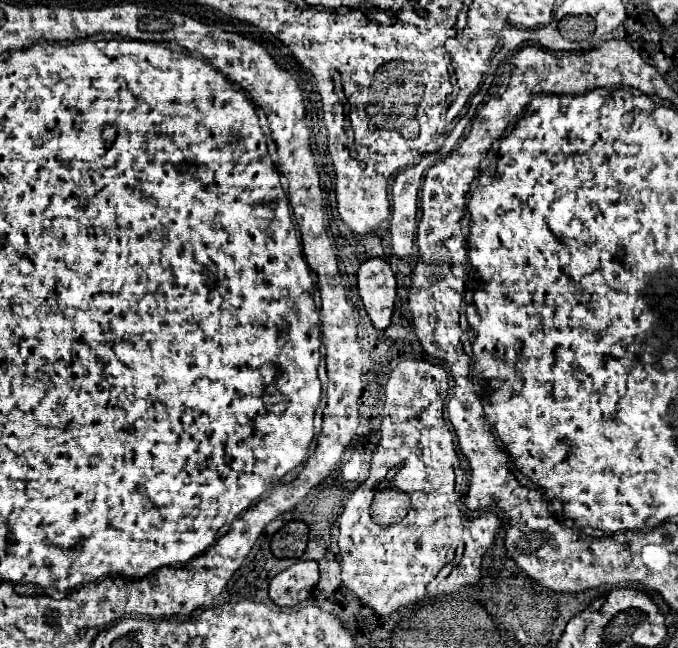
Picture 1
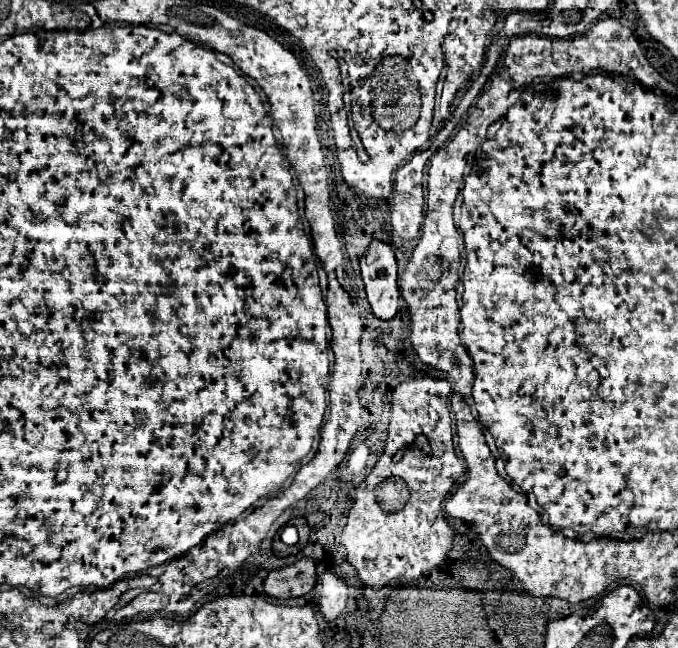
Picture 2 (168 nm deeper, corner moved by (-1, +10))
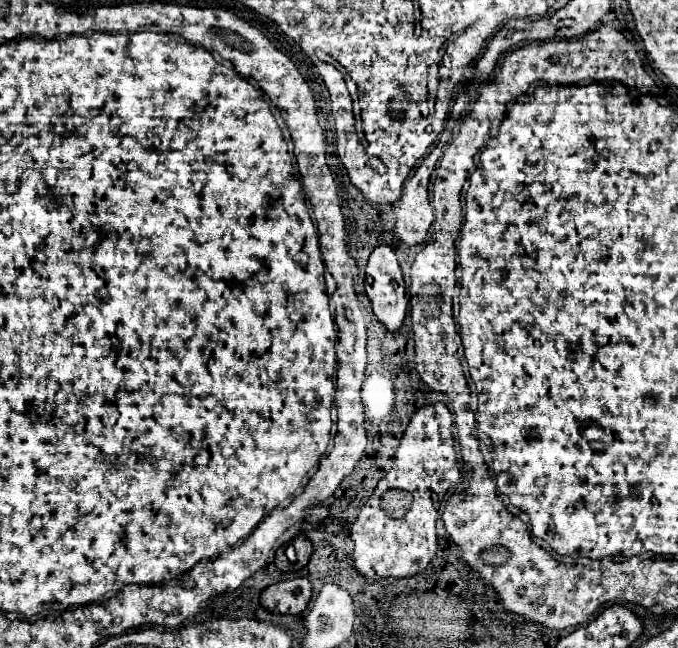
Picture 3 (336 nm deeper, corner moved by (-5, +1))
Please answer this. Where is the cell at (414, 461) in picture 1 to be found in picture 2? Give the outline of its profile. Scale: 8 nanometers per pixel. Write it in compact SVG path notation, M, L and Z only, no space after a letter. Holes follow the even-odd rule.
M409 378L393 390L393 416L389 424L389 438L385 450L373 472L357 488L349 520L343 530L343 546L347 560L357 568L365 586L381 590L391 580L419 580L429 570L443 564L453 544L453 526L443 516L443 501L455 484L452 474L463 473L464 466L455 456L453 428L447 408L451 388L447 380L437 378Z

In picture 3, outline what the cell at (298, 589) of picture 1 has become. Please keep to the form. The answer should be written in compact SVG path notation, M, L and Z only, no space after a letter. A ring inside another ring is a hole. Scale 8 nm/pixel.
M307 577L279 581L261 593L261 605L273 613L299 615L311 601L313 587Z

